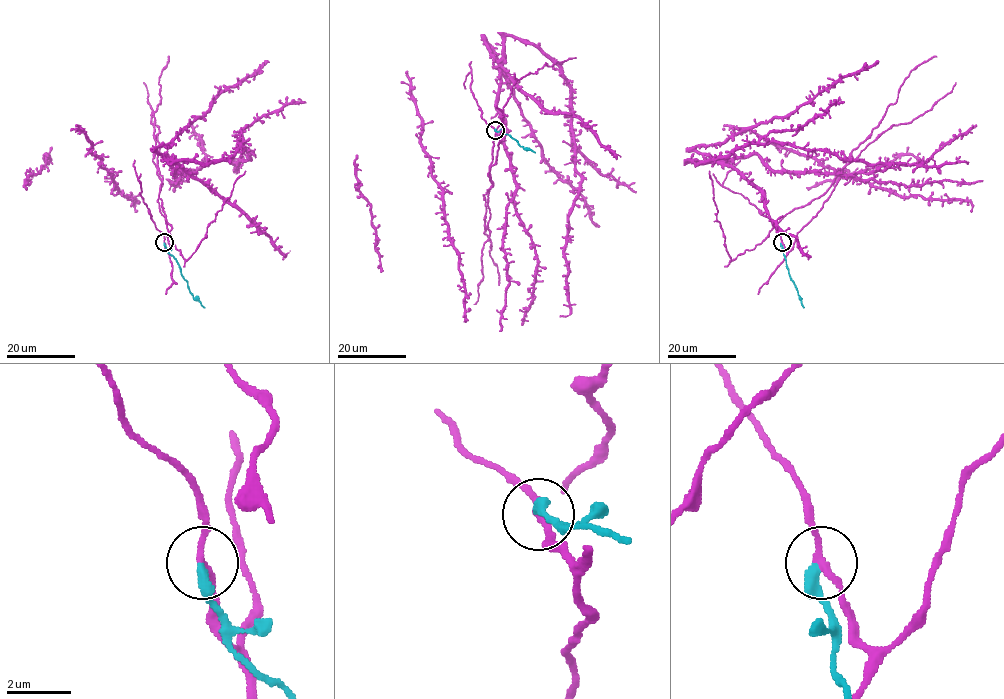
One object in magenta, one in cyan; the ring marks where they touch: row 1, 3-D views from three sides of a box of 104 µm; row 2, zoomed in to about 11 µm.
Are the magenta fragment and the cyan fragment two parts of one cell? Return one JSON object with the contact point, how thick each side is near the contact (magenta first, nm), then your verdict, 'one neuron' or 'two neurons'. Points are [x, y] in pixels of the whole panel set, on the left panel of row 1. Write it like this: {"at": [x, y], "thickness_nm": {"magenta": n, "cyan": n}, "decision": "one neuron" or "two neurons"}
{"at": [164, 242], "thickness_nm": {"magenta": 200, "cyan": 360}, "decision": "two neurons"}

